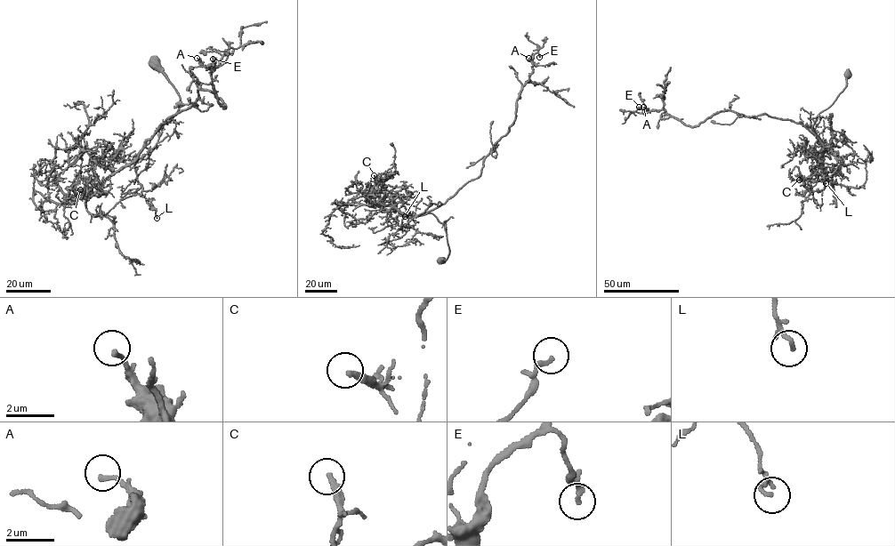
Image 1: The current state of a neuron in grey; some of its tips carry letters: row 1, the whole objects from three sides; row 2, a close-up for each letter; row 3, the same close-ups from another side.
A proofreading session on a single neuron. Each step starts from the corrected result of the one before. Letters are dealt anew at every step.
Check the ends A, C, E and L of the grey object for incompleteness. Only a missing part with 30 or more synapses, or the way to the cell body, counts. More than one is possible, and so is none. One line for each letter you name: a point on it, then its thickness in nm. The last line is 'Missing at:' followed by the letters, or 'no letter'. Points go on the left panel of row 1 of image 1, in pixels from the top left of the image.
C: place (80, 189); calibre 240 nm
Missing at: C

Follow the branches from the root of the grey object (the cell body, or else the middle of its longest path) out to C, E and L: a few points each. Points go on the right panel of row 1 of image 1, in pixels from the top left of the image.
C: (847, 73), (845, 88), (818, 115), (812, 129), (824, 148), (819, 160), (821, 181), (808, 177), (799, 180)
E: (847, 73), (845, 88), (813, 124), (817, 136), (765, 114), (725, 110), (690, 127), (639, 107)
L: (847, 73), (845, 88), (818, 115), (812, 129), (837, 160), (835, 172), (824, 177), (826, 183)

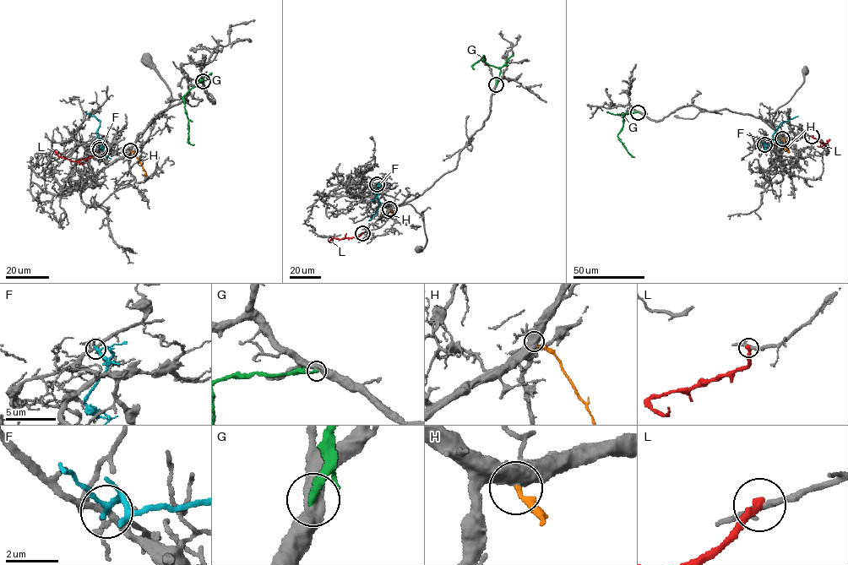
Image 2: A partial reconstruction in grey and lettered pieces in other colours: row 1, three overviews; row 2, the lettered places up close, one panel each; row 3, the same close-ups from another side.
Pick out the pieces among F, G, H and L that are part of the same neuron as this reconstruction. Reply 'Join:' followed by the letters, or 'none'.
Join: none

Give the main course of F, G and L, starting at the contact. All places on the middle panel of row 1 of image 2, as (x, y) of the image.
F: (377, 184), (378, 187), (375, 192), (380, 203), (368, 220)
G: (496, 84), (500, 68), (485, 61), (484, 56), (472, 66), (474, 69)
L: (362, 233), (351, 237), (331, 238), (328, 241)

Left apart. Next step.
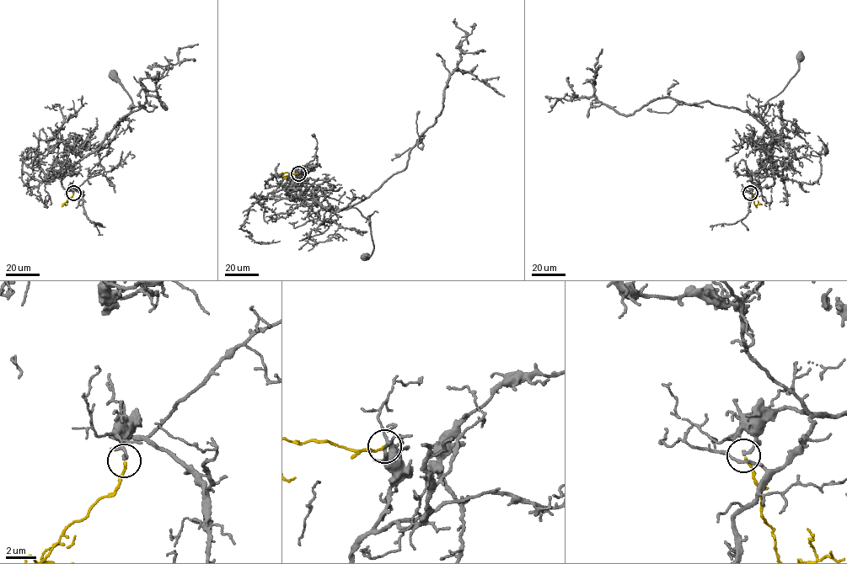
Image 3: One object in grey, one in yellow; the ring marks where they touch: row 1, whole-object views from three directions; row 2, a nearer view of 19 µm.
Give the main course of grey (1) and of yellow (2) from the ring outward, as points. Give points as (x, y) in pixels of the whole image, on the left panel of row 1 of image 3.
1: (73, 193), (72, 188), (65, 189), (61, 180), (76, 163), (99, 147), (131, 110), (130, 96), (115, 74)
2: (73, 193), (61, 206), (67, 201)

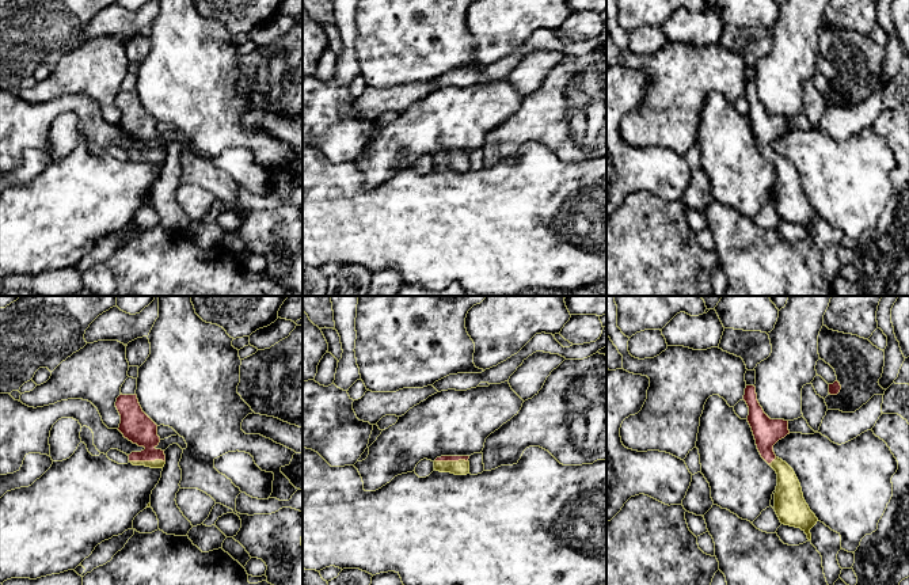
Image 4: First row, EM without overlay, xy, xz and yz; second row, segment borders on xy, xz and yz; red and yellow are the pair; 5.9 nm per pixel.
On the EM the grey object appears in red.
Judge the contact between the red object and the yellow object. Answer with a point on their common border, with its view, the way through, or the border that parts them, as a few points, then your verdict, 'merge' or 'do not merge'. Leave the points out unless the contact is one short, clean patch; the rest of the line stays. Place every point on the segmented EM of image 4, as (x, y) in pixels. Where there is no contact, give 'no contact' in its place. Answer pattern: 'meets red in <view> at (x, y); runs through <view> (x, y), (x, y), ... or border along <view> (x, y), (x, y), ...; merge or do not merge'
meets red in xy at (147, 460); runs through xy (136, 426), (148, 439), (147, 460), (158, 463); merge

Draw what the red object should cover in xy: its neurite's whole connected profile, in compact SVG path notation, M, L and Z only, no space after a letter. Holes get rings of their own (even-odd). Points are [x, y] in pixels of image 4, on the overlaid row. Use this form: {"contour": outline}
{"contour": "M119 395L115 407L121 415L118 430L125 438L144 447L141 452L132 452L129 461L133 466L145 466L151 468L163 468L166 464L164 451L156 447L160 442L157 425L142 411L137 395Z"}

